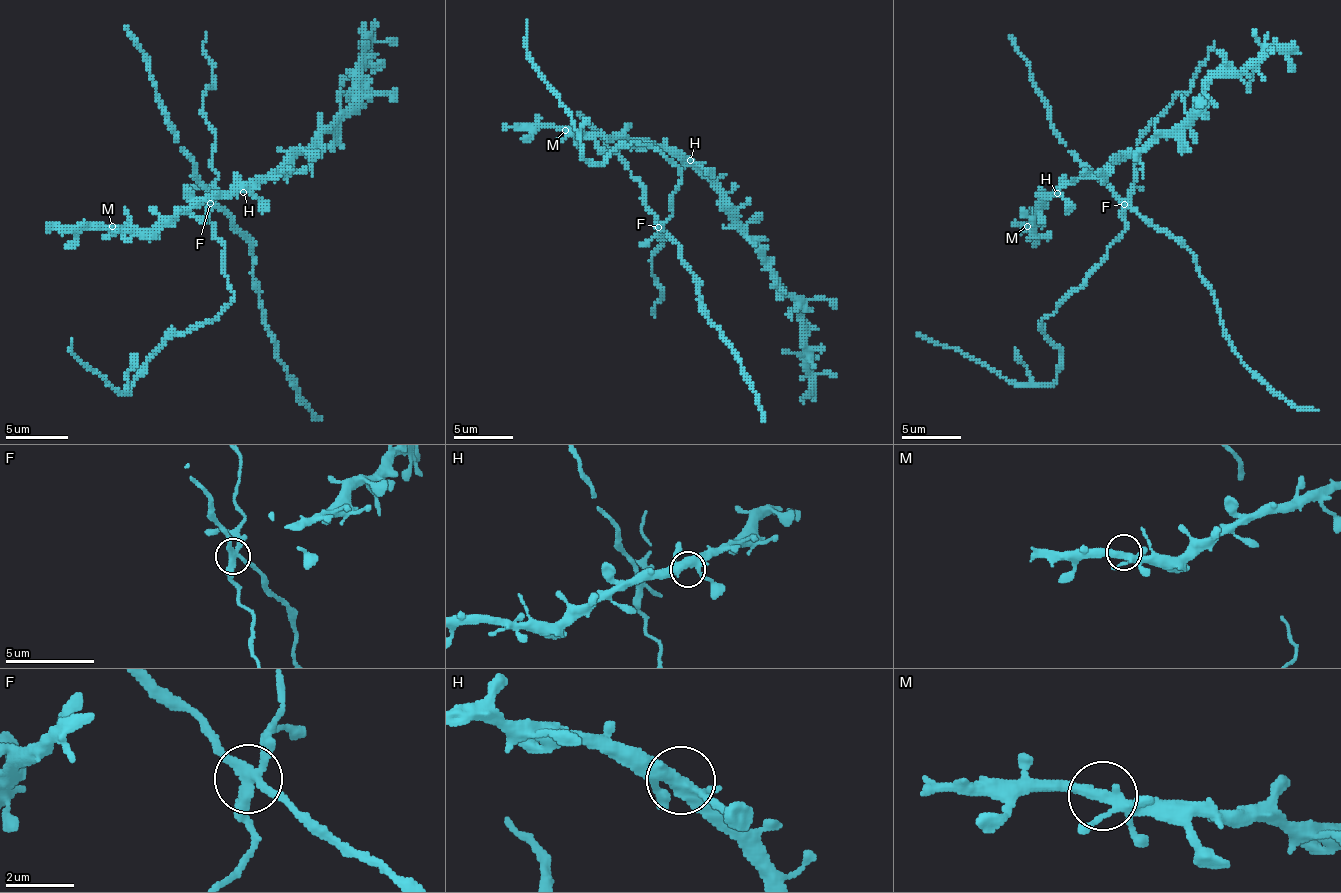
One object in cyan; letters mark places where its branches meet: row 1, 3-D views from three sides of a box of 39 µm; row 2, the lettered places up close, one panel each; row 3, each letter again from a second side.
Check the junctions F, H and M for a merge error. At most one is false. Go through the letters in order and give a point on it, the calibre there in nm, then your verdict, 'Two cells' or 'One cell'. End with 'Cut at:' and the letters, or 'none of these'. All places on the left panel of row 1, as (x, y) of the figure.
F: Place: (210, 203). Thickness 280 nm. Two cells
H: Place: (243, 192). Thickness 380 nm. One cell
M: Place: (112, 226). Thickness 280 nm. One cell
Cut at: F

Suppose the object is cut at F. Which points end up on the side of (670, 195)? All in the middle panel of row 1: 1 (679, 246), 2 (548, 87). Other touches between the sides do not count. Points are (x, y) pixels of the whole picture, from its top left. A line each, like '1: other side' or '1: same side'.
1: other side
2: same side

